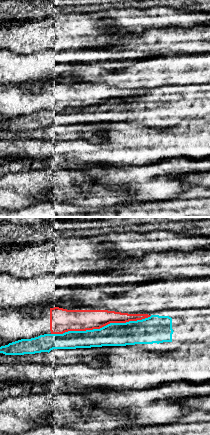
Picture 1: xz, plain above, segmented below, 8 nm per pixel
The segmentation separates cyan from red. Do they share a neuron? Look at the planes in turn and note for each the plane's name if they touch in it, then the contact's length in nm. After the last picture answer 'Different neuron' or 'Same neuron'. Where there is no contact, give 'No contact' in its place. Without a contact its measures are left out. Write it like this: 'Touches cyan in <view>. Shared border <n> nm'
Touches cyan in xz. Shared border 800 nm

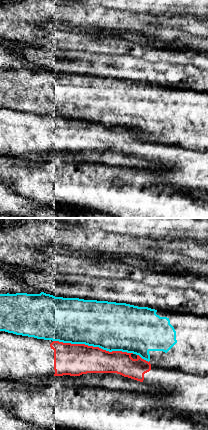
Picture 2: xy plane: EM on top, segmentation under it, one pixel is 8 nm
Touches cyan in xy. Shared border 650 nm

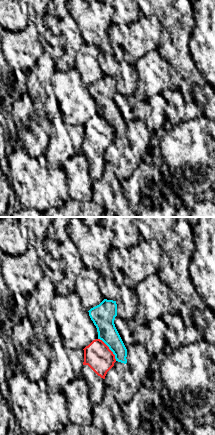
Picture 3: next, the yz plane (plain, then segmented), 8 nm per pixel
Touches cyan in yz. Shared border 240 nm

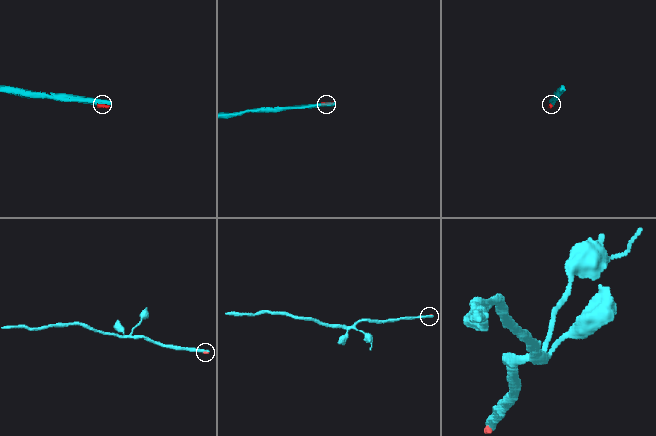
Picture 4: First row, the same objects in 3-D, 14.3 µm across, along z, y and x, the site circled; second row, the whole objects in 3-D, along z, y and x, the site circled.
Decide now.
Different neuron

